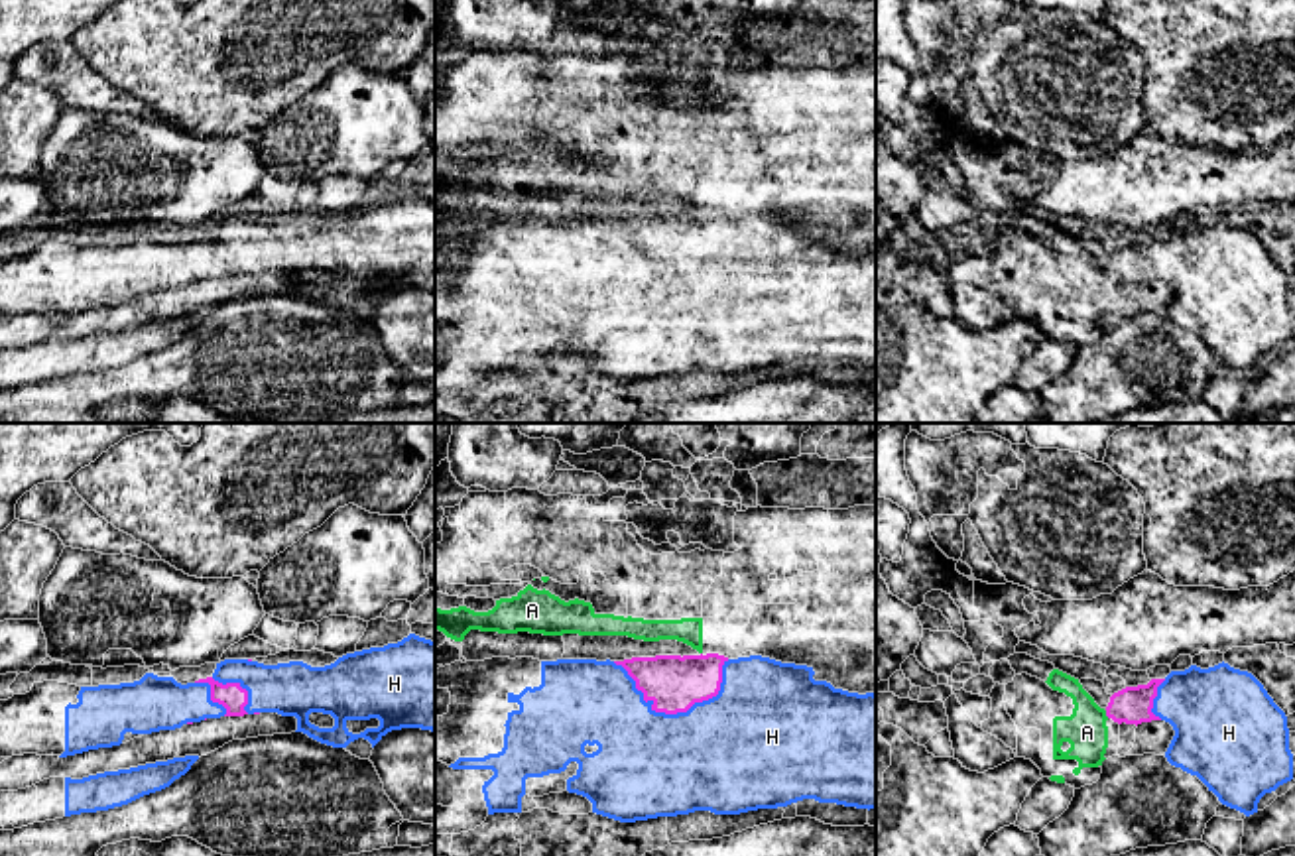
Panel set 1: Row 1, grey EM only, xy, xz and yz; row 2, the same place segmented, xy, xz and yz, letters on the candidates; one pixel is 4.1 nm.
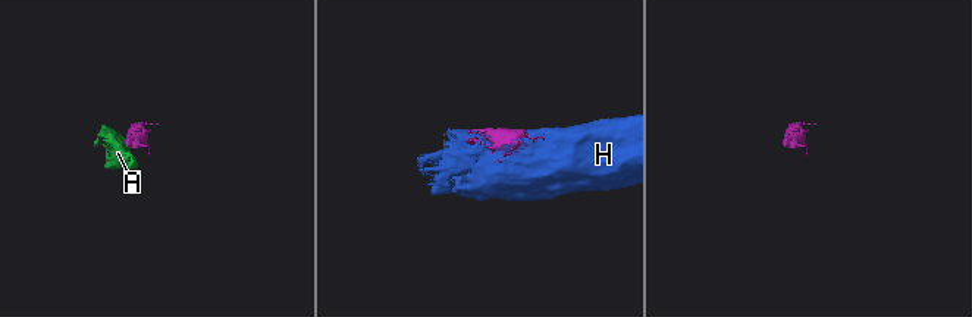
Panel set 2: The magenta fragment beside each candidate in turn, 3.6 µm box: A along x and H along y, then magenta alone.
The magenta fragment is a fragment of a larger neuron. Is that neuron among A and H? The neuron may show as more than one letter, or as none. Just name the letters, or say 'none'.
H

